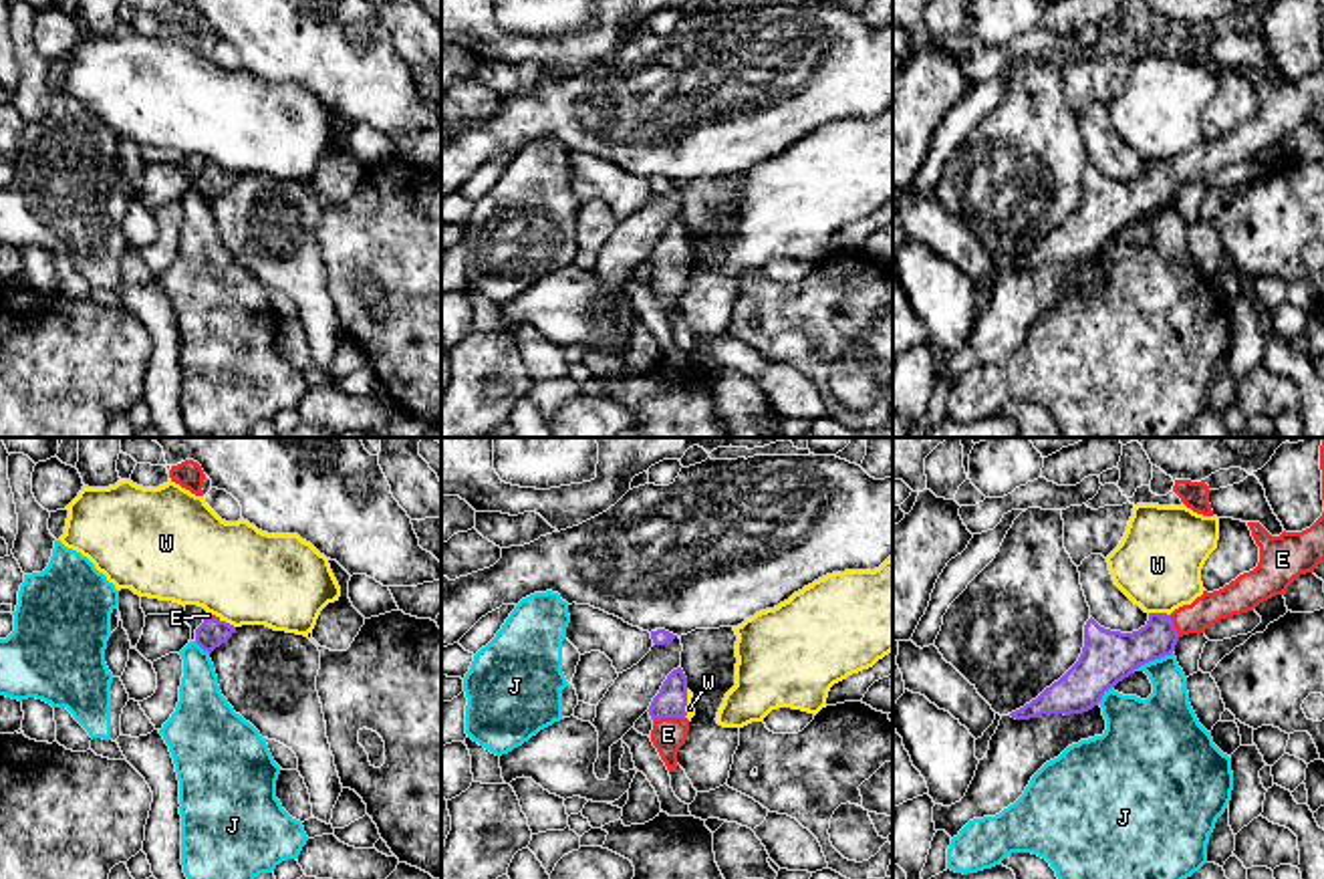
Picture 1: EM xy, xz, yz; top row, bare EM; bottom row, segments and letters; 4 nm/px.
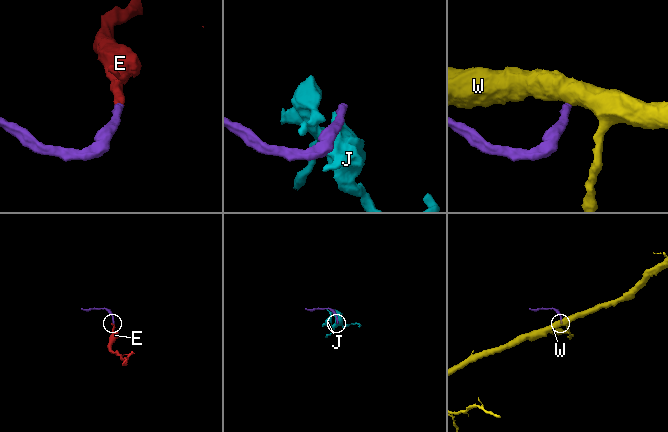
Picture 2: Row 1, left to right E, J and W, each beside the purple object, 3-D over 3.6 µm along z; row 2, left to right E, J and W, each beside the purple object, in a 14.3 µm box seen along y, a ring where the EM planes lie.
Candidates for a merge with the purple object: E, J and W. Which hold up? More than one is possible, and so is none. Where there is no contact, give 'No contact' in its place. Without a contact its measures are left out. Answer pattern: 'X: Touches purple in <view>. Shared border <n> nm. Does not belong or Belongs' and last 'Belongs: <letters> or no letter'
E: Touches purple in xz. Shared border 130 nm. Belongs
J: Touches purple in yz. Shared border 190 nm. Does not belong
W: Touches purple in yz. Shared border 70 nm. Does not belong
Belongs: E

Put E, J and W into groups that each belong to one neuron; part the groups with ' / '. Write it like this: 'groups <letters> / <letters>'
groups E / J / W

